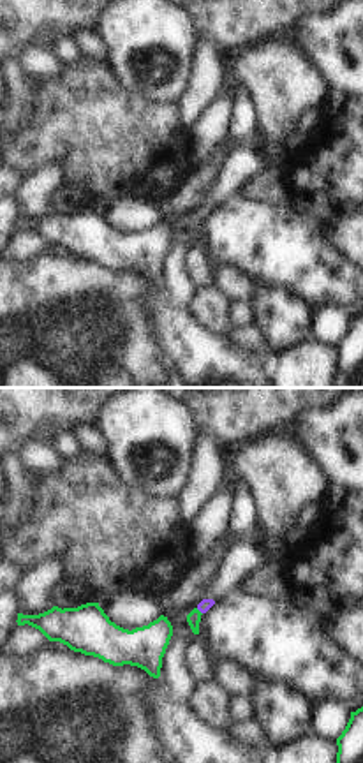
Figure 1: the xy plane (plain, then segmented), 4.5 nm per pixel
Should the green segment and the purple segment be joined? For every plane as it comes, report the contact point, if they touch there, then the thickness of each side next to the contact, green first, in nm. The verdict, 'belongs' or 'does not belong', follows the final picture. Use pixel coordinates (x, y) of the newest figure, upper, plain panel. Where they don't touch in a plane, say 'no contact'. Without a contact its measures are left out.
meets green at (200, 217); 60 nm thick on the green side, 60 nm on the other

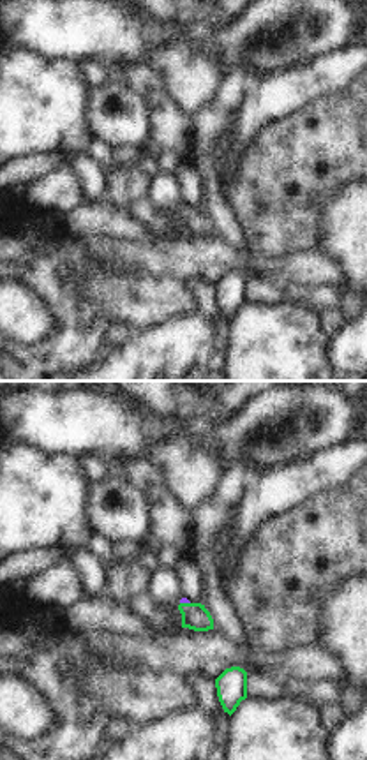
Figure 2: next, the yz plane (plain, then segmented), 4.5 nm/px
meets green at (186, 208); 120 nm thick on the green side, 30 nm on the other

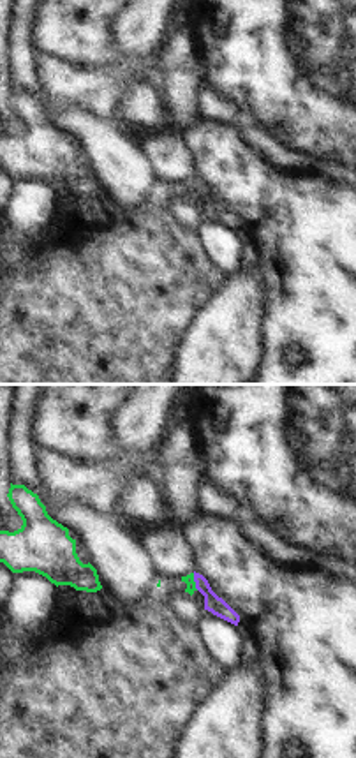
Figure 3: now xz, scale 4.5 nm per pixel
meets green at (194, 187); 50 nm thick on the green side, 80 nm on the other

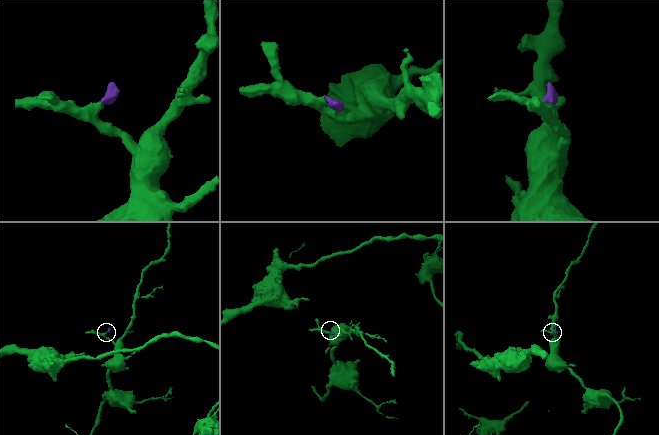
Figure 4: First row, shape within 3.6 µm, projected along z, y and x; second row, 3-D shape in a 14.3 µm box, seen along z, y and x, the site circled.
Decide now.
belongs

